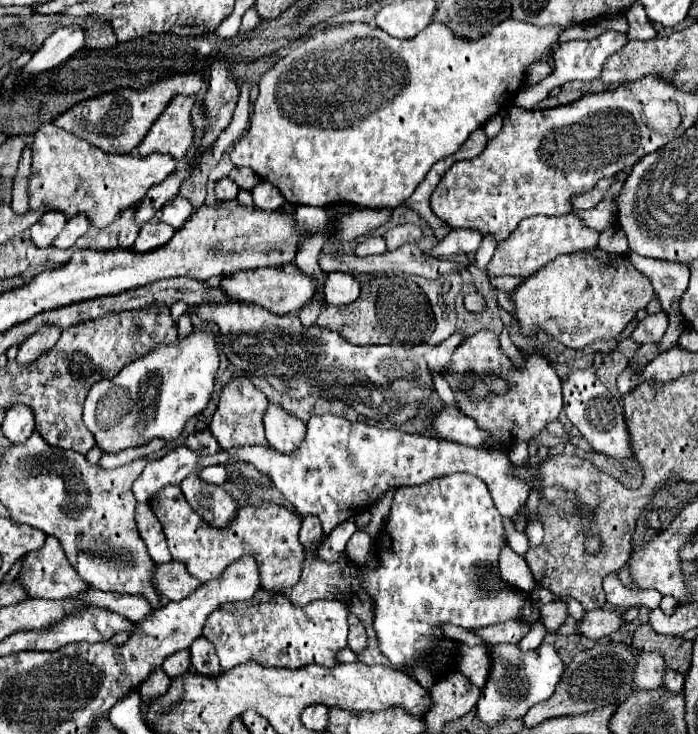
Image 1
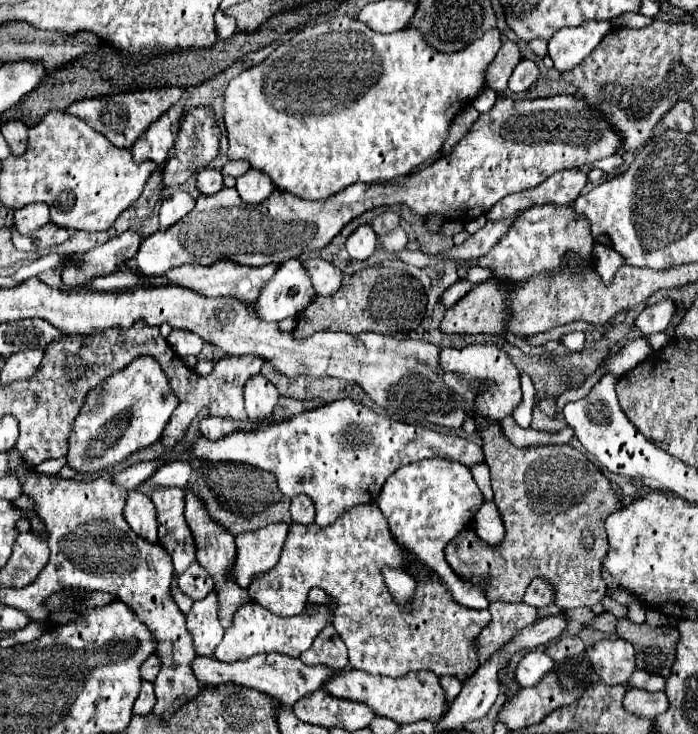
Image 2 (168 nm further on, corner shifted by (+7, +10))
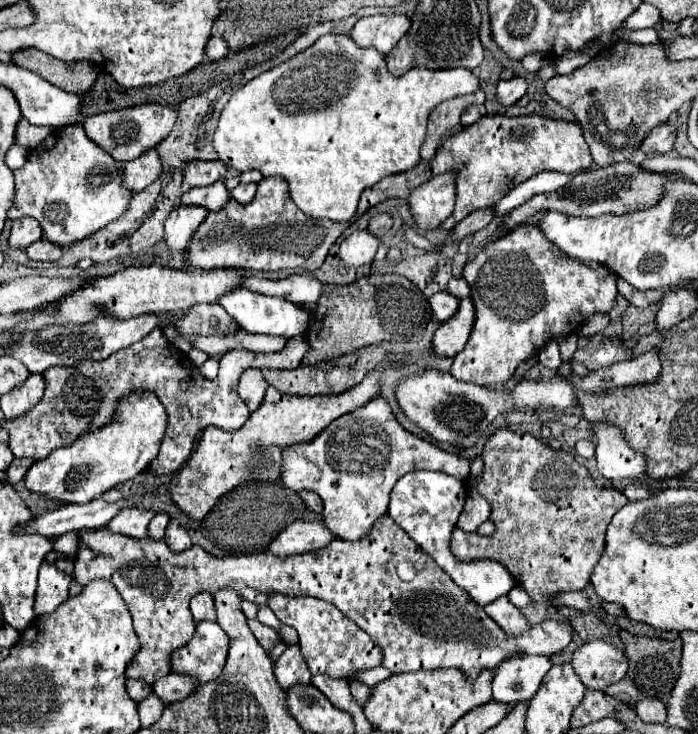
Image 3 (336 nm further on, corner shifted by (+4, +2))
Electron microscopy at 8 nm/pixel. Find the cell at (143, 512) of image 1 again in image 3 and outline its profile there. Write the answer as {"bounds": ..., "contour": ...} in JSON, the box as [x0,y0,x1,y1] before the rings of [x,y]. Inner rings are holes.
{"bounds":[107,508,155,538],"contour":[[[123,508],[113,516],[113,520],[107,524],[107,528],[113,530],[113,534],[145,538],[147,536],[147,524],[151,522],[153,516],[155,516],[155,512],[151,512],[151,510]]]}

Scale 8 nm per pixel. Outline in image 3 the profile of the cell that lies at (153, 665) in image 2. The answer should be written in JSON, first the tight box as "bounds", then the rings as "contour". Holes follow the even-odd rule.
{"bounds":[125,680,151,704],"contour":[[[127,680],[125,690],[127,690],[127,694],[131,696],[131,700],[135,700],[137,704],[151,694],[151,686],[145,684],[145,682],[137,682],[137,680]]]}

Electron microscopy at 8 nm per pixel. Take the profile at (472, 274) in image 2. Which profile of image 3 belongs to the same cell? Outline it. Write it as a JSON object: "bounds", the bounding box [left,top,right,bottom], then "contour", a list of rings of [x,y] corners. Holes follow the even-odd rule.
{"bounds":[447,278,469,298],"contour":[[[451,278],[447,284],[447,292],[453,294],[455,298],[467,298],[469,296],[469,286],[465,286],[463,278]]]}

